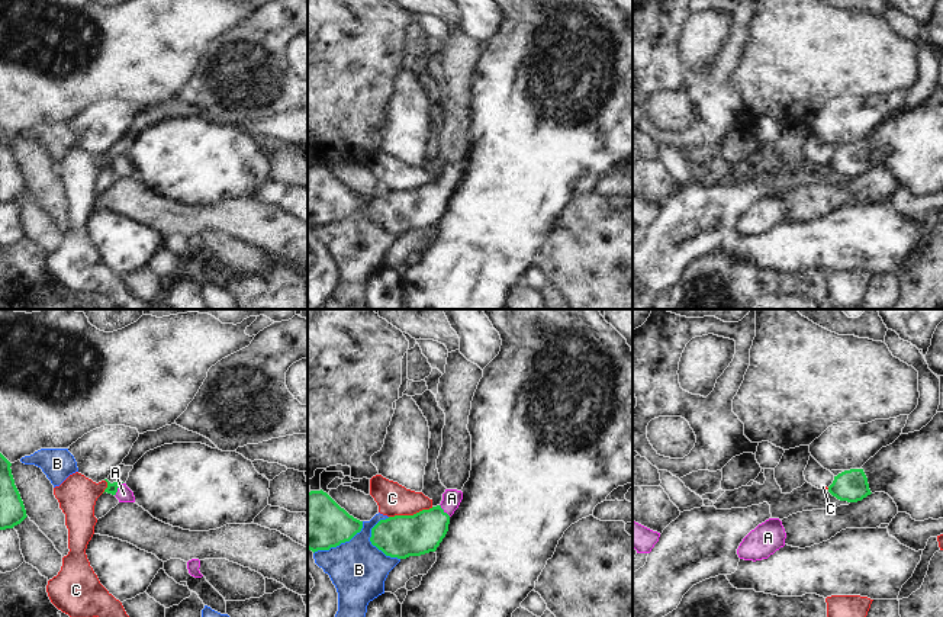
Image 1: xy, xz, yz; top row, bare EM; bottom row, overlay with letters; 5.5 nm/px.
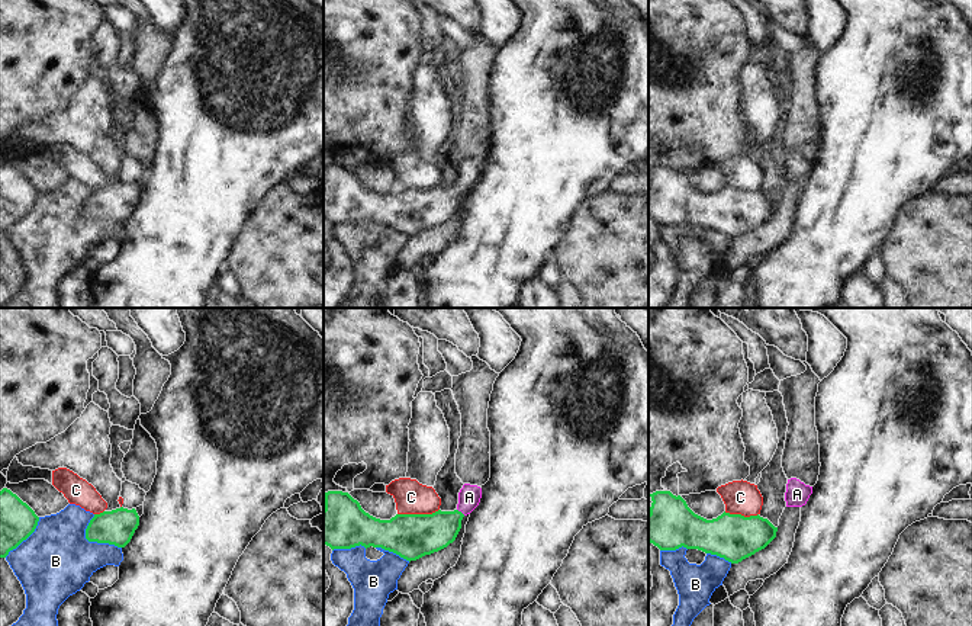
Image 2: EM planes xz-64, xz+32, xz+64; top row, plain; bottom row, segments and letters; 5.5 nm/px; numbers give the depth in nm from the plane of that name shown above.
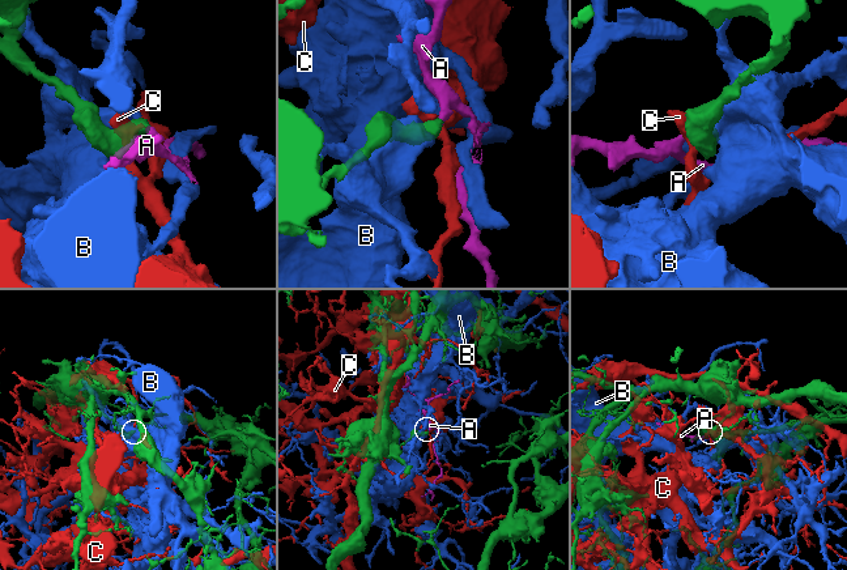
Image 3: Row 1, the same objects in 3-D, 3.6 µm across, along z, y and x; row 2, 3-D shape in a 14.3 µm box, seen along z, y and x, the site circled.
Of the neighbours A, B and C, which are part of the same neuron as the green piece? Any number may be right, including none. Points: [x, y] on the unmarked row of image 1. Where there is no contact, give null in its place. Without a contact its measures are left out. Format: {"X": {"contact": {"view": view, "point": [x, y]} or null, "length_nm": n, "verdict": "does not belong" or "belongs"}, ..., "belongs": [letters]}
{"A": {"contact": {"view": "xz", "point": [443, 185]}, "length_nm": 90, "verdict": "belongs"}, "B": {"contact": {"view": "xz", "point": [373, 219]}, "length_nm": 260, "verdict": "does not belong"}, "C": {"contact": {"view": "xz", "point": [411, 190]}, "length_nm": 260, "verdict": "does not belong"}, "belongs": ["A"]}

